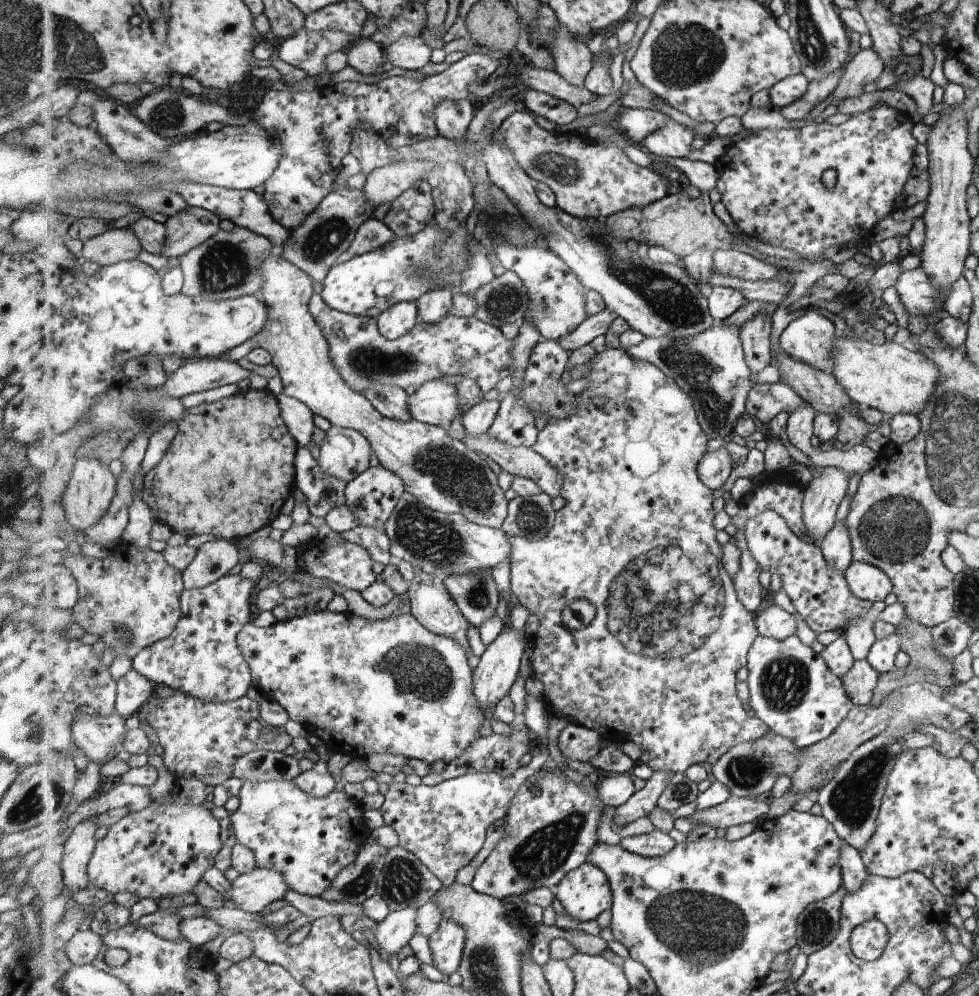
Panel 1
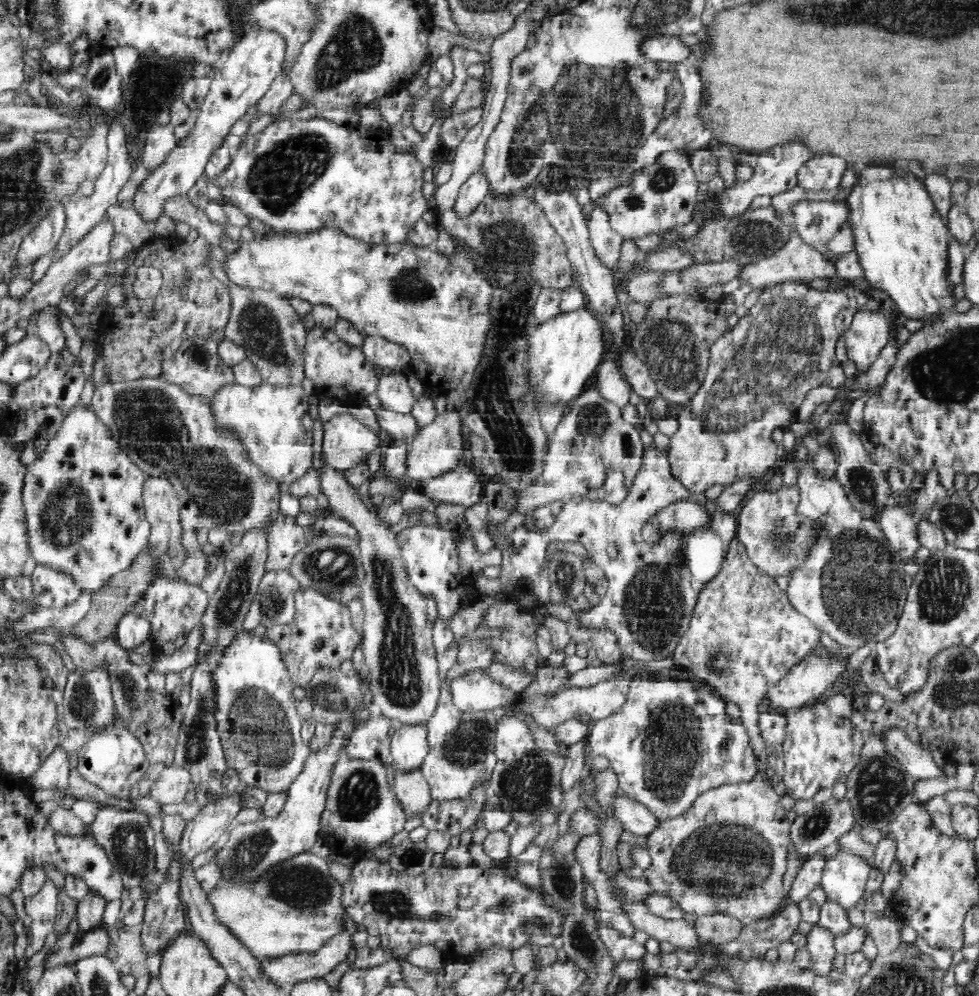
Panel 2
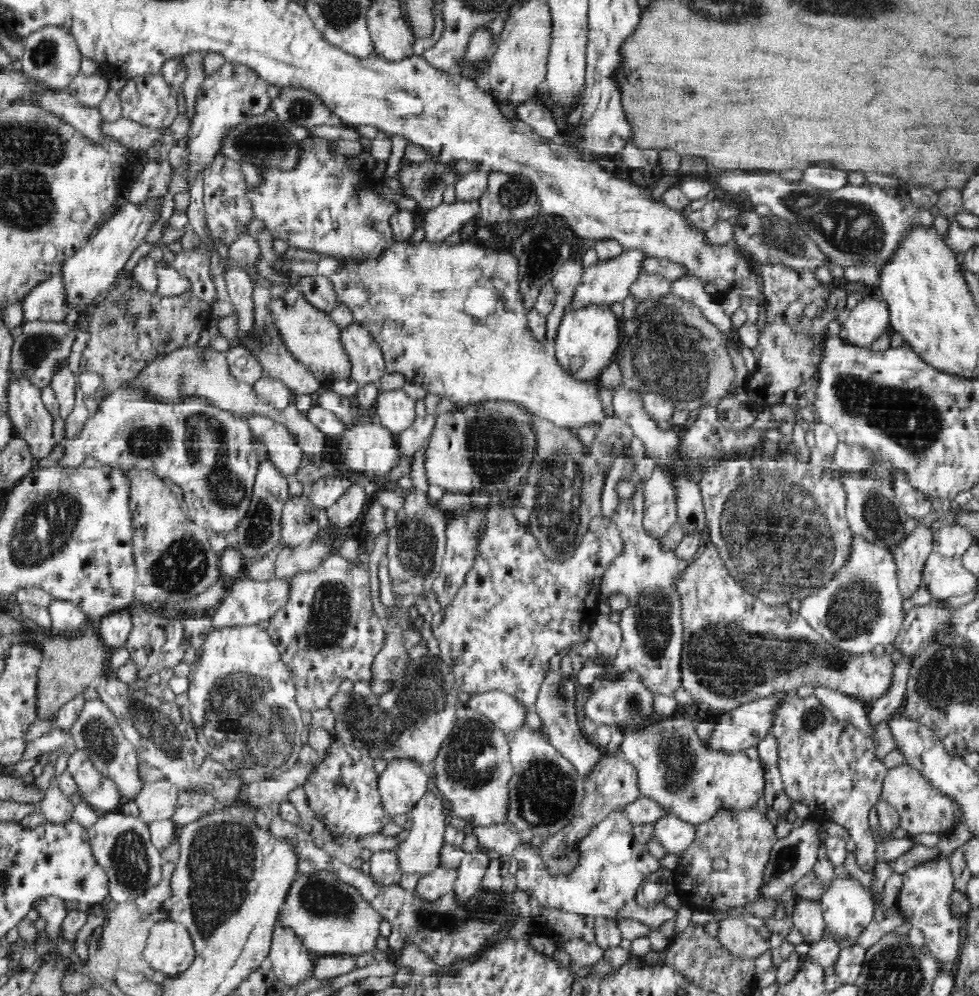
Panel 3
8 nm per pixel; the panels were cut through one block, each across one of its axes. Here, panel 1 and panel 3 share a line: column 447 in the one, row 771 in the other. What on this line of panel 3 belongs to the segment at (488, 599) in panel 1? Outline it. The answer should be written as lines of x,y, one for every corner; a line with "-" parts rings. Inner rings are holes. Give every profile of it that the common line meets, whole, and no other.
548,670
542,681
537,701
535,702
535,712
541,718
540,730
550,739
550,744
564,756
582,775
588,775
593,767
601,760
604,753
593,740
589,740
578,727
578,716
576,715
576,688
574,682
567,681
564,674
559,670
552,672

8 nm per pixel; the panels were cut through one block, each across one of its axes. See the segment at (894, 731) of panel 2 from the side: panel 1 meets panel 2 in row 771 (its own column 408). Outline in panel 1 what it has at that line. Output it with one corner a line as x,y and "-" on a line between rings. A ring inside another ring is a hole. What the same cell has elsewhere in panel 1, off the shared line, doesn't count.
410,907
401,911
391,911
373,931
371,940
379,945
378,954
382,959
386,961
389,954
397,955
397,952
415,937
418,932
418,910
417,907

